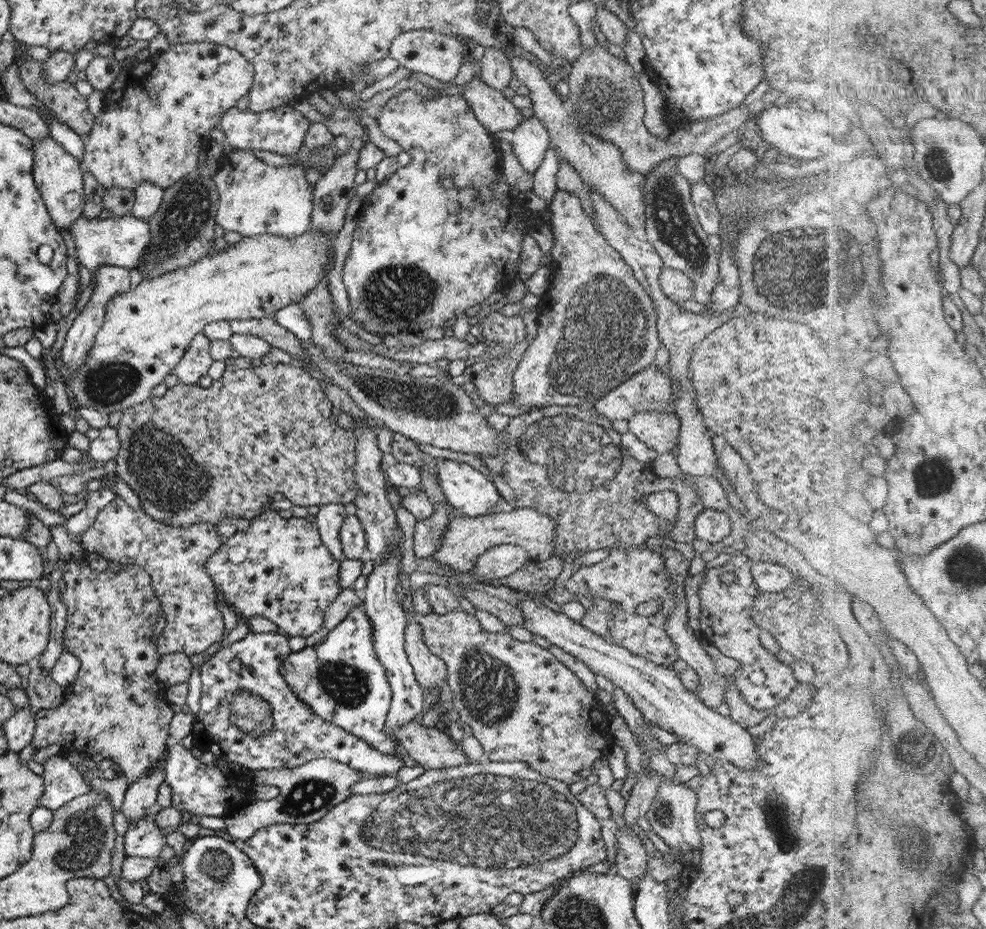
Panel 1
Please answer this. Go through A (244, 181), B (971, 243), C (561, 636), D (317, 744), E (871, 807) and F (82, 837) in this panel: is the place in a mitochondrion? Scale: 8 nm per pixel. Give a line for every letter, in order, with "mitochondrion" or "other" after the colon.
A: other
B: other
C: other
D: other
E: mitochondrion
F: mitochondrion

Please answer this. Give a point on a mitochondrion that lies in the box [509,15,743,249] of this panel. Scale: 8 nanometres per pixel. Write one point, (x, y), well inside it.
(601, 99)

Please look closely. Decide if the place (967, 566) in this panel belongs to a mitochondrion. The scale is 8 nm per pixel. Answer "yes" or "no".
yes

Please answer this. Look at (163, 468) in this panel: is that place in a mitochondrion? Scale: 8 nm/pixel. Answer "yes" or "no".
yes

